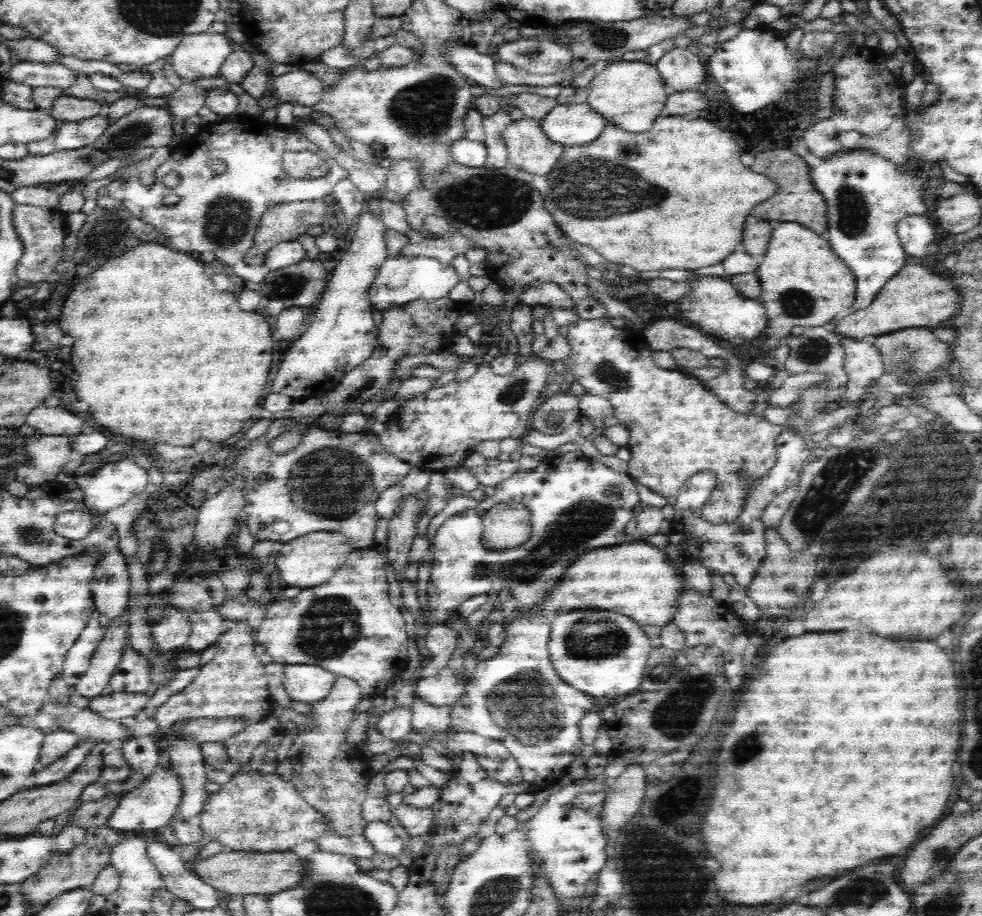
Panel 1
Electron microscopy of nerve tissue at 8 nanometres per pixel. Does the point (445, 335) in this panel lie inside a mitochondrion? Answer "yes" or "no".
yes

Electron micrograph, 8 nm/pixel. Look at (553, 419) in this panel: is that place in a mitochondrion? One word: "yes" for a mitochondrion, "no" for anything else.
yes

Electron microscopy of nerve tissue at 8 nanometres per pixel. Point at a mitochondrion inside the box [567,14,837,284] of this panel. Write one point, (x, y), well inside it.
(601, 39)

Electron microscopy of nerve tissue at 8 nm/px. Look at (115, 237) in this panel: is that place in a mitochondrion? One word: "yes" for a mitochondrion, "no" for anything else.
no

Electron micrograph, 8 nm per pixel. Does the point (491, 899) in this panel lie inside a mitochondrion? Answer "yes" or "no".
yes

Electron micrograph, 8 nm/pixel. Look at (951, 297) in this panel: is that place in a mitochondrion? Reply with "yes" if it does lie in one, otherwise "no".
no

